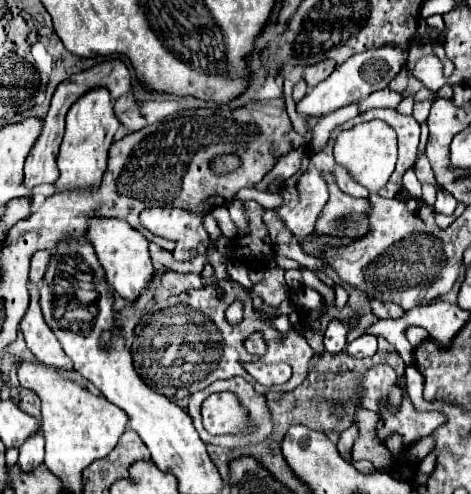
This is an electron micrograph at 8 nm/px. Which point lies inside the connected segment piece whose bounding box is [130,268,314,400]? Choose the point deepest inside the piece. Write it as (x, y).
(182, 348)

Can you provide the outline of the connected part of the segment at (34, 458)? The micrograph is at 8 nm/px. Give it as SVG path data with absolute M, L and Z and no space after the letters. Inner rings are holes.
M34 434L32 438L28 438L28 442L24 442L24 446L20 446L20 458L18 464L22 470L32 470L36 466L40 466L44 462L44 436Z

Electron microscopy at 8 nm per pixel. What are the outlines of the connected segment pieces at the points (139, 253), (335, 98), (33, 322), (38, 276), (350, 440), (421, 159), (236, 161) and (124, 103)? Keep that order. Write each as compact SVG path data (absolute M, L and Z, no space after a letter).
M92 218L90 228L88 228L88 240L92 242L98 260L102 262L106 270L106 280L108 284L126 300L126 302L136 302L136 298L148 290L152 278L154 278L154 264L148 254L148 240L142 232L134 230L128 226L124 220L114 220L114 218Z
M382 46L382 48L372 48L366 52L354 54L344 64L340 64L324 82L310 88L308 94L298 102L296 110L300 116L306 116L306 118L326 116L342 106L348 106L352 102L366 98L368 94L372 94L376 90L386 88L388 82L392 82L392 78L396 78L396 74L400 74L400 70L406 66L406 62L408 62L408 50L404 50L400 46Z
M38 288L30 290L30 306L20 322L26 346L30 348L30 352L36 356L36 360L40 360L42 364L48 366L56 366L62 370L72 372L72 360L64 354L60 342L56 340L56 336L52 334L52 330L48 328L48 324L42 318L42 310L38 304Z
M40 250L40 252L32 254L32 258L30 258L30 282L32 284L38 284L44 278L48 260L50 260L50 252L48 250Z
M350 426L350 428L340 436L340 440L338 440L338 452L342 454L344 460L350 460L350 458L352 458L352 444L354 444L356 436L358 436L358 428L356 428L356 426Z
M420 154L420 156L418 156L418 160L416 160L416 164L414 164L414 172L416 172L416 176L418 176L418 180L420 180L422 184L424 184L424 182L436 184L436 178L434 178L434 172L432 172L432 168L430 168L430 162L428 162L426 154Z
M232 156L216 158L216 160L212 162L212 168L214 168L214 172L218 172L218 174L232 172L232 170L236 170L238 166L240 166L240 158L232 158Z
M128 94L128 98L118 98L114 100L114 114L120 120L120 124L124 124L128 128L128 132L140 130L146 126L146 118L140 114L140 108L134 100L132 94Z

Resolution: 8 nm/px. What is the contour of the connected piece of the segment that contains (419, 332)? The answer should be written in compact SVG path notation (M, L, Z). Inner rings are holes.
M414 326L414 328L408 328L406 338L408 338L408 342L416 348L416 346L420 346L420 342L424 342L424 338L428 338L428 332L426 332L424 328Z

